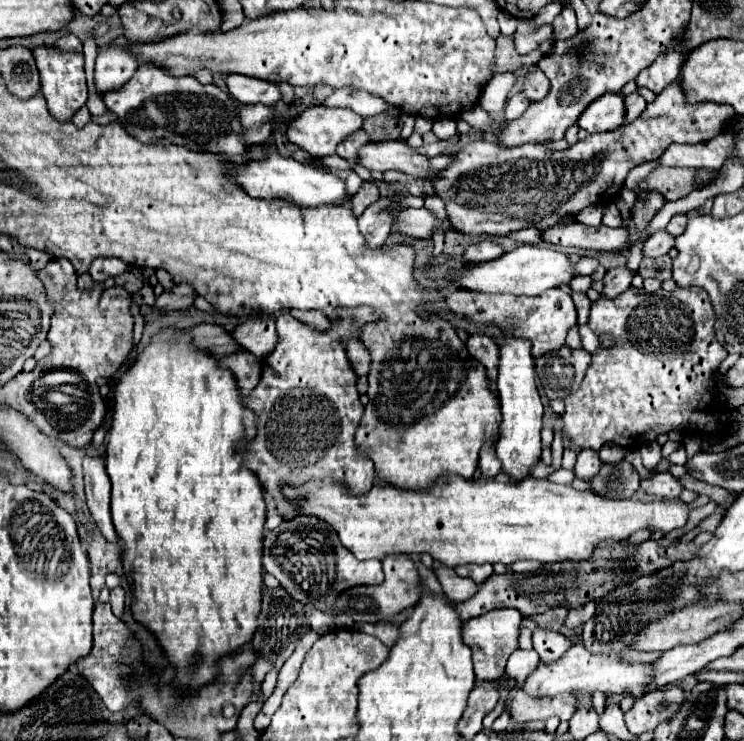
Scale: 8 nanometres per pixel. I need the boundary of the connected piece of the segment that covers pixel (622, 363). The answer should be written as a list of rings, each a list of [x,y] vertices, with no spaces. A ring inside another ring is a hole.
[[[630,287],[612,301],[600,297],[592,303],[588,325],[596,335],[610,333],[616,339],[616,345],[610,349],[600,349],[592,355],[592,363],[580,389],[564,399],[564,433],[574,445],[594,451],[600,451],[604,443],[616,443],[624,449],[638,449],[644,441],[654,441],[660,433],[668,433],[670,429],[698,429],[702,433],[714,433],[724,427],[722,421],[726,415],[714,411],[716,403],[712,397],[712,375],[728,353],[714,337],[714,311],[704,289],[690,287],[676,289],[672,293],[660,289],[652,295]],[[638,339],[650,341],[640,347]]]

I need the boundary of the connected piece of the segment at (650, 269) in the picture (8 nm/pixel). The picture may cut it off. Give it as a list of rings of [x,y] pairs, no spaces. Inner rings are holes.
[[[668,255],[664,257],[654,257],[654,259],[642,259],[640,263],[640,271],[638,271],[644,279],[646,277],[654,277],[658,281],[666,281],[672,277],[672,259]]]

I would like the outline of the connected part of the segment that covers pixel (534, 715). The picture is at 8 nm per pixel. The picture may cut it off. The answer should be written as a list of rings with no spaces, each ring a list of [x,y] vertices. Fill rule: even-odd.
[[[518,689],[518,693],[510,699],[506,709],[510,717],[518,723],[548,717],[560,717],[568,721],[576,709],[576,697],[570,693],[558,697],[530,697],[528,693],[522,693],[522,689]]]

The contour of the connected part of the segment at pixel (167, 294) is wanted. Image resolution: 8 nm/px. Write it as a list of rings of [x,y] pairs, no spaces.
[[[180,283],[174,285],[172,291],[164,291],[158,299],[154,309],[162,309],[162,311],[172,311],[172,309],[186,309],[194,303],[194,299],[198,297],[196,289],[190,283]]]

